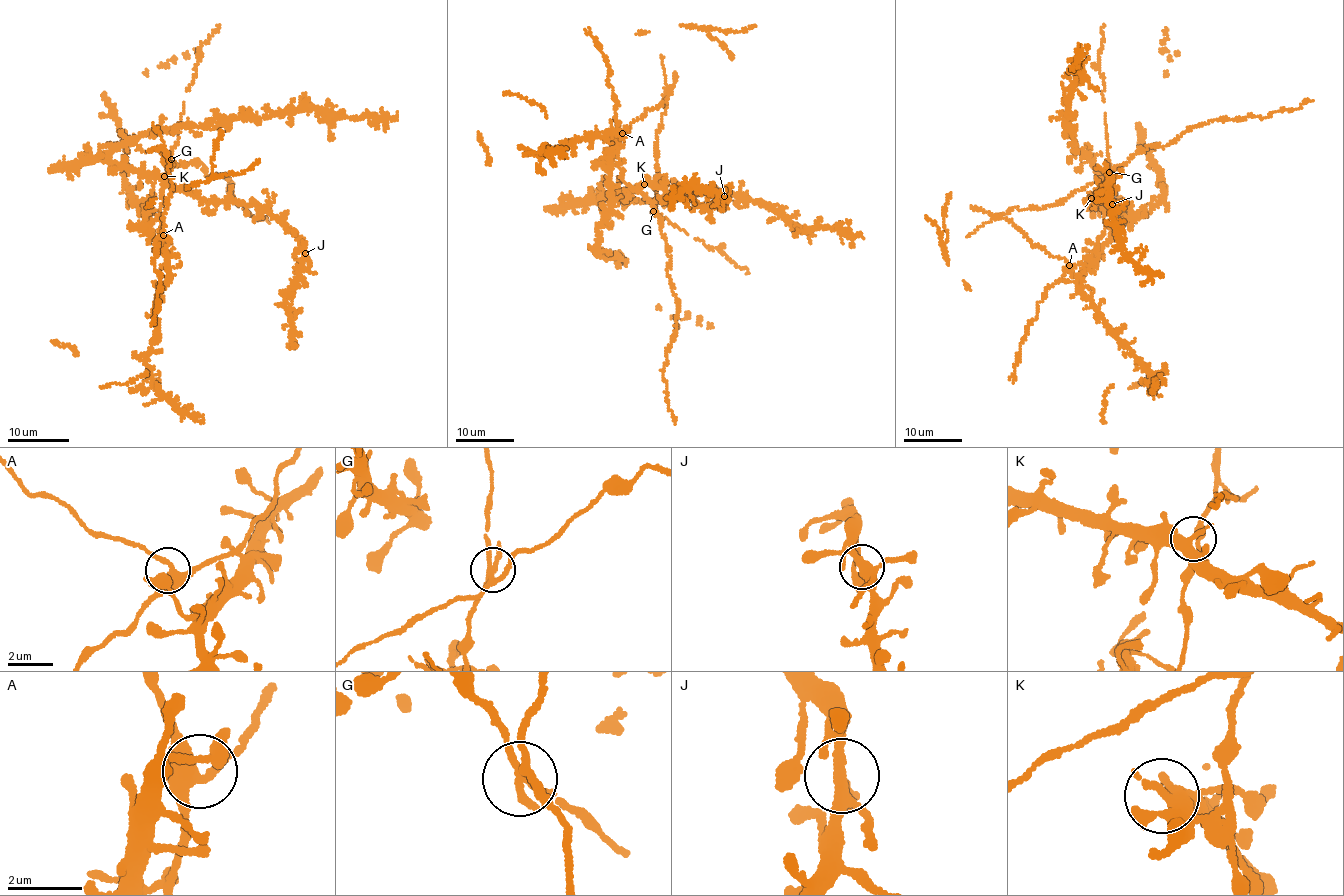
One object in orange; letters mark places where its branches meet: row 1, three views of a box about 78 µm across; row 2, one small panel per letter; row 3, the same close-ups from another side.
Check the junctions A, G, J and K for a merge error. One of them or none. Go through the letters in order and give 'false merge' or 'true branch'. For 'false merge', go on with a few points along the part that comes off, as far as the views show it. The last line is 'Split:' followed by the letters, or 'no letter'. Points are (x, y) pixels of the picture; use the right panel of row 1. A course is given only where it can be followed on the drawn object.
A: true branch
G: false merge | (1109, 172), (1147, 146), (1176, 141), (1193, 125), (1221, 118), (1269, 116), (1312, 101)
J: true branch
K: true branch
Split: G

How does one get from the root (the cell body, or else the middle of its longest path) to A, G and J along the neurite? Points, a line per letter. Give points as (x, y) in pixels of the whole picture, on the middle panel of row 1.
A: (632, 188), (639, 186), (633, 188), (621, 179), (623, 170), (617, 162), (622, 133)
G: (632, 188), (640, 187), (653, 211)
J: (632, 188), (643, 183), (656, 184), (709, 205), (716, 199), (724, 201), (725, 197)

